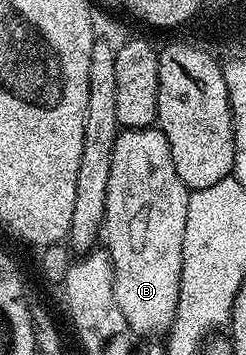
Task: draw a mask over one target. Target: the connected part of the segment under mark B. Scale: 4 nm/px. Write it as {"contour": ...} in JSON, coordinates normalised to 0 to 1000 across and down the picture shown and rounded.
{"contour":[[[634,355],[585,358],[561,369],[528,369],[520,363],[496,366],[476,383],[467,397],[467,431],[451,431],[451,487],[435,499],[435,589],[427,592],[427,637],[419,642],[419,696],[423,704],[443,713],[443,732],[459,741],[459,825],[467,831],[467,848],[484,859],[484,870],[500,882],[500,893],[516,899],[516,915],[545,946],[573,949],[573,944],[642,944],[642,949],[667,946],[683,935],[687,918],[703,913],[703,896],[711,893],[711,870],[720,868],[720,851],[728,848],[728,780],[736,777],[736,749],[744,746],[744,645],[760,645],[760,566],[768,563],[776,541],[764,527],[744,521],[744,510],[728,510],[728,487],[711,487],[711,465],[695,454],[695,420],[679,408],[671,380]]]}

